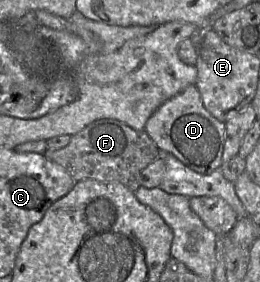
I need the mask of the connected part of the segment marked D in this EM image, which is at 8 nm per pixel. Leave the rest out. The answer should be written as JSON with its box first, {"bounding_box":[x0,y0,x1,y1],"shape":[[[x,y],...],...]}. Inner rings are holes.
{"bounding_box":[145,85,225,174],"shape":[[[195,85],[164,102],[148,119],[145,131],[161,152],[173,154],[183,164],[201,174],[210,174],[223,163],[225,122],[213,117],[204,106]]]}

